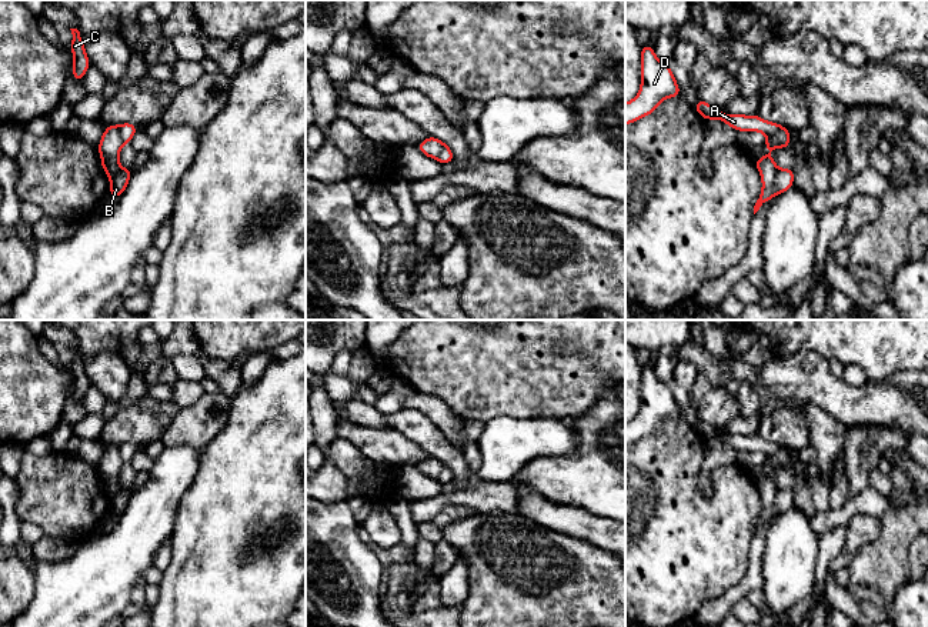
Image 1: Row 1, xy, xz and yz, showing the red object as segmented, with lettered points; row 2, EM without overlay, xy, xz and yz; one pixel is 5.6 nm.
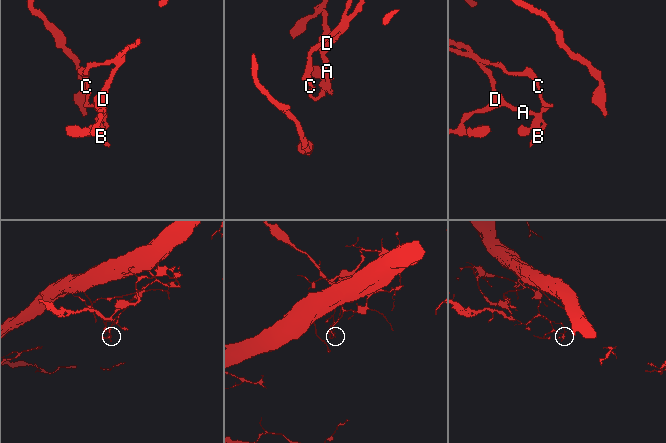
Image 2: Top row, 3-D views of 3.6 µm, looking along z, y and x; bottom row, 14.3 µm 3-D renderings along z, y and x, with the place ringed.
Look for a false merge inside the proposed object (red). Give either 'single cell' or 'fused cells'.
fused cells

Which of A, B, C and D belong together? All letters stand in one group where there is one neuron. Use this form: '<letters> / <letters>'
A B D / C

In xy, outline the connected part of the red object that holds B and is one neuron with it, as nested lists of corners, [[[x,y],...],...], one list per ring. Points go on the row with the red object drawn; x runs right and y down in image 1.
[[[124,169],[121,173],[110,177],[110,197],[117,199],[124,193],[131,173],[131,169]]]

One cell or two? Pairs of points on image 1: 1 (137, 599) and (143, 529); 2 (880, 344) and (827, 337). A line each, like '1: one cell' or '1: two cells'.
1: two cells
2: one cell

